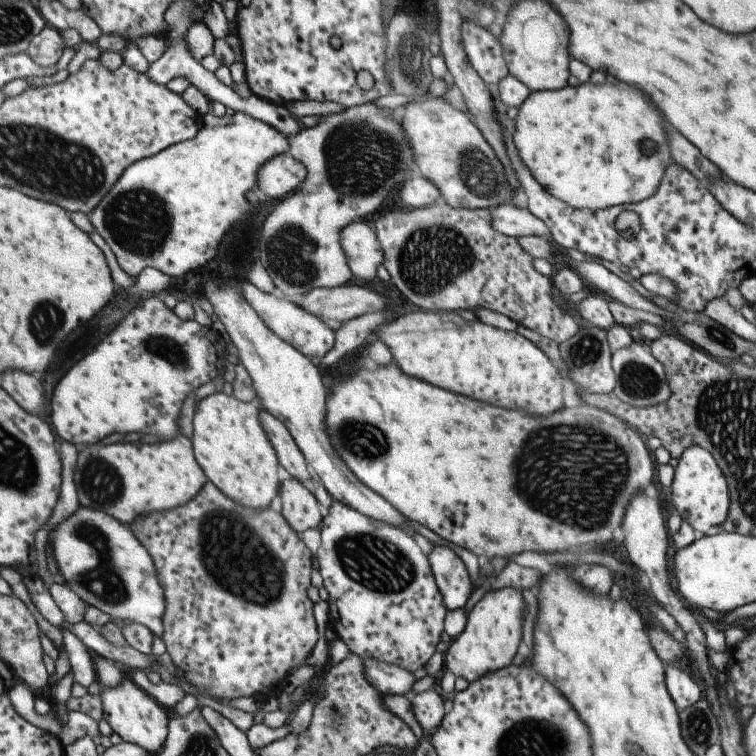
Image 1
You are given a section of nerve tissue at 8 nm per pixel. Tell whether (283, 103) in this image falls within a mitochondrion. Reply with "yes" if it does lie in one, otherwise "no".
no

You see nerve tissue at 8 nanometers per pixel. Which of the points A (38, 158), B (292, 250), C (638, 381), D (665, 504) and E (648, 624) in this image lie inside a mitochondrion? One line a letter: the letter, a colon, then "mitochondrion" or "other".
A: mitochondrion
B: mitochondrion
C: mitochondrion
D: other
E: other

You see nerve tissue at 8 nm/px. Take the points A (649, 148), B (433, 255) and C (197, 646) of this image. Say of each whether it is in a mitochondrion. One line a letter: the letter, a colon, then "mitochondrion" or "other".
A: mitochondrion
B: mitochondrion
C: other

